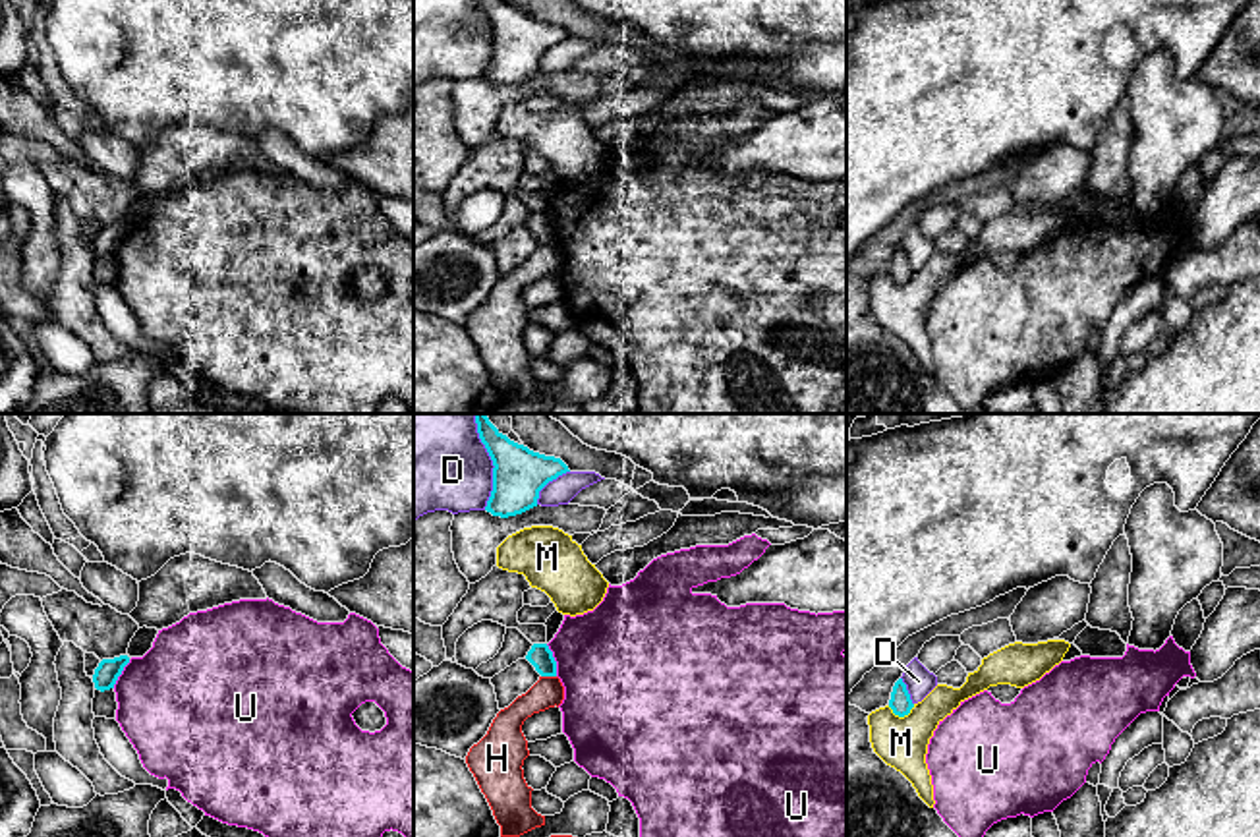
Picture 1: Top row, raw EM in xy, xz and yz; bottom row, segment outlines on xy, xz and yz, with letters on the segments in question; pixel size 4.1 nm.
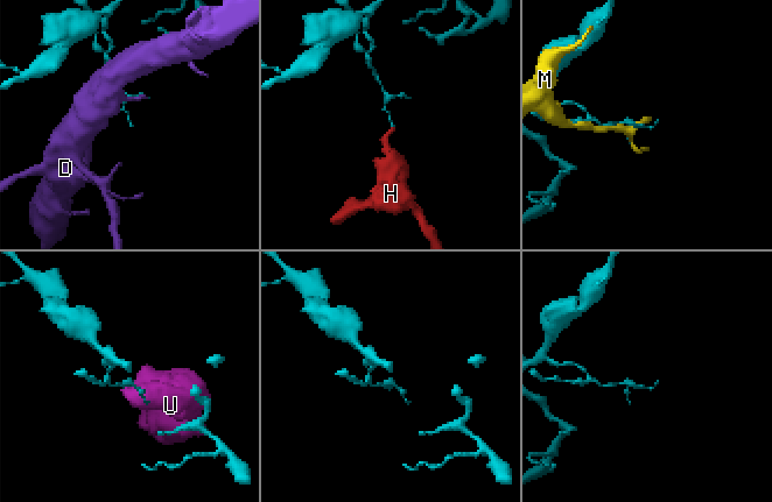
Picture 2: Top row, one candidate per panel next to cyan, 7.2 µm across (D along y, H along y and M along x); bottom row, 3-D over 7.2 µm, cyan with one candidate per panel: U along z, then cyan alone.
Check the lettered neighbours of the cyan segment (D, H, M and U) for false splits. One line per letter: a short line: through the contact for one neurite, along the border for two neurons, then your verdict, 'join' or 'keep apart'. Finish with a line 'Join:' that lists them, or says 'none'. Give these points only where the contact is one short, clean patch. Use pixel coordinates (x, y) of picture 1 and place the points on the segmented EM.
D: keep apart
H: keep apart
M: keep apart
U: keep apart
Join: none

